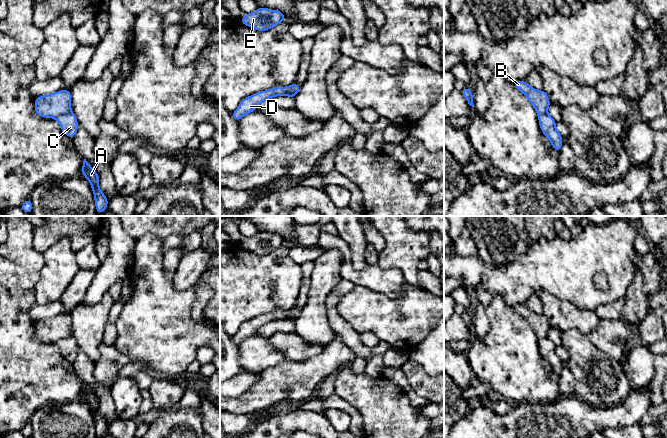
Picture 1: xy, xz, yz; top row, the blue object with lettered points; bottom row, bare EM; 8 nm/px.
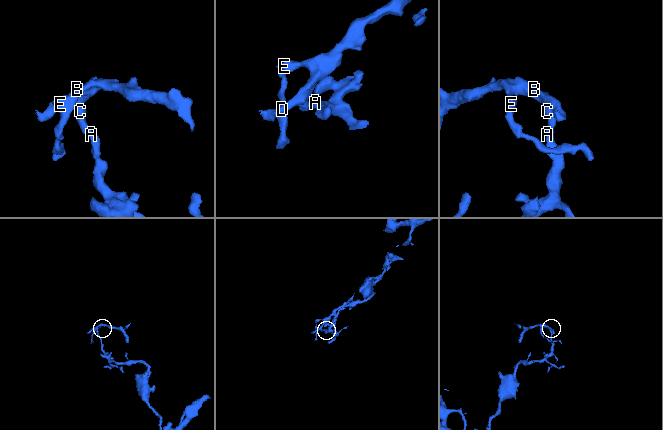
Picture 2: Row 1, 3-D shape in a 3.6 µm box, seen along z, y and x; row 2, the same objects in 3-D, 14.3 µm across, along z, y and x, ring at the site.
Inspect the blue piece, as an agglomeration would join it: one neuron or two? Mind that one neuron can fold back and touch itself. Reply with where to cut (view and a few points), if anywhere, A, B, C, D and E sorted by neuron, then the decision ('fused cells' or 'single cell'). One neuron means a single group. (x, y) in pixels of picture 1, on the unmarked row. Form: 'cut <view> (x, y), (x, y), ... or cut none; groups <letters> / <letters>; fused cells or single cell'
cut xy (70, 334), (55, 342); groups A C / B D E; fused cells

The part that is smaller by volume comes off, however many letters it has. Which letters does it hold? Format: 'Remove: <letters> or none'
Remove: B, D, E

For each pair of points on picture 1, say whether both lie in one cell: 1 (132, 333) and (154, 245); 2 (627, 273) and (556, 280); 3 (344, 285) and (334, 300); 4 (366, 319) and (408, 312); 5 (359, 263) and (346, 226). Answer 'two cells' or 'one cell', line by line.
1: one cell
2: one cell
3: one cell
4: one cell
5: one cell

